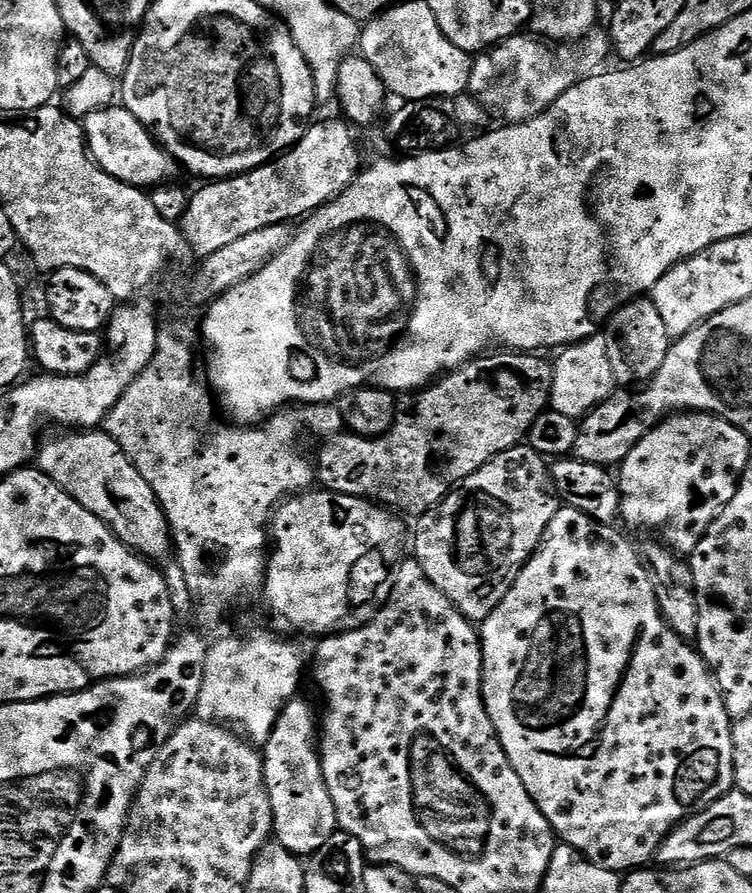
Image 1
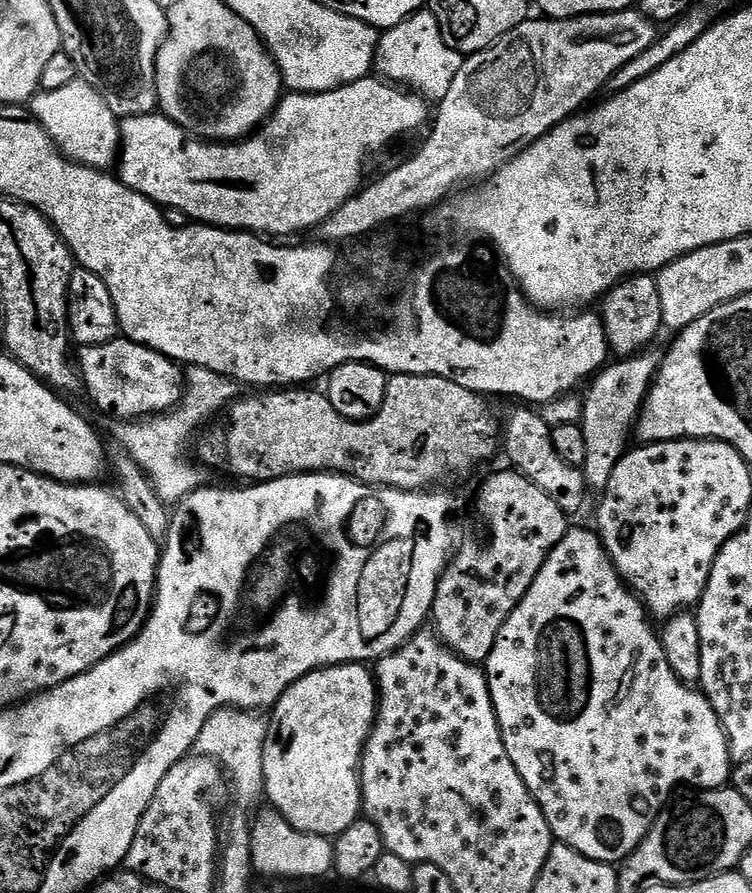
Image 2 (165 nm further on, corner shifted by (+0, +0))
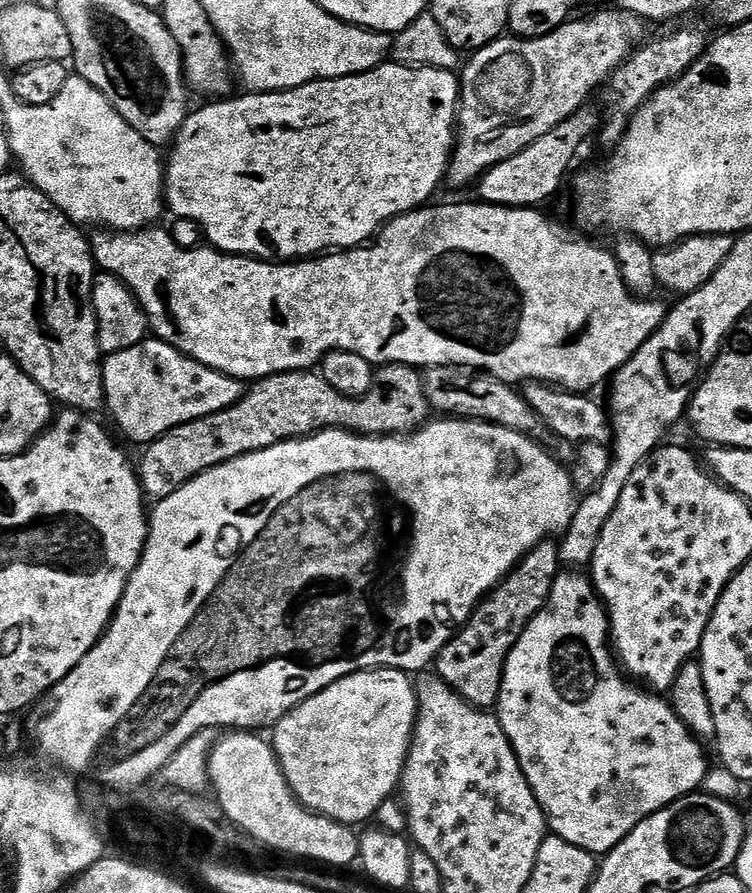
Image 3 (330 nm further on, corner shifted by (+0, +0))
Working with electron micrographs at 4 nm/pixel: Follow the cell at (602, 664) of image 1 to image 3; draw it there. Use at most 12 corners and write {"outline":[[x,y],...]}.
{"outline":[[561,571],[494,712],[593,854],[693,795],[703,743]]}

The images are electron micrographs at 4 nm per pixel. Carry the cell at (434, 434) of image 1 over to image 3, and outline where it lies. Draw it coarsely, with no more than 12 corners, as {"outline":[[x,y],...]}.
{"outline":[[376,368],[364,396],[315,371],[257,380],[234,406],[143,449],[140,488],[170,498],[258,450],[342,428],[429,423],[424,377]]}

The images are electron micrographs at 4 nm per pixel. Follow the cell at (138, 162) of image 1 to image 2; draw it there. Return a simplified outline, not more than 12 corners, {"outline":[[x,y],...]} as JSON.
{"outline":[[383,78],[288,94],[244,139],[120,120],[118,178],[189,221],[319,229],[430,120]]}

